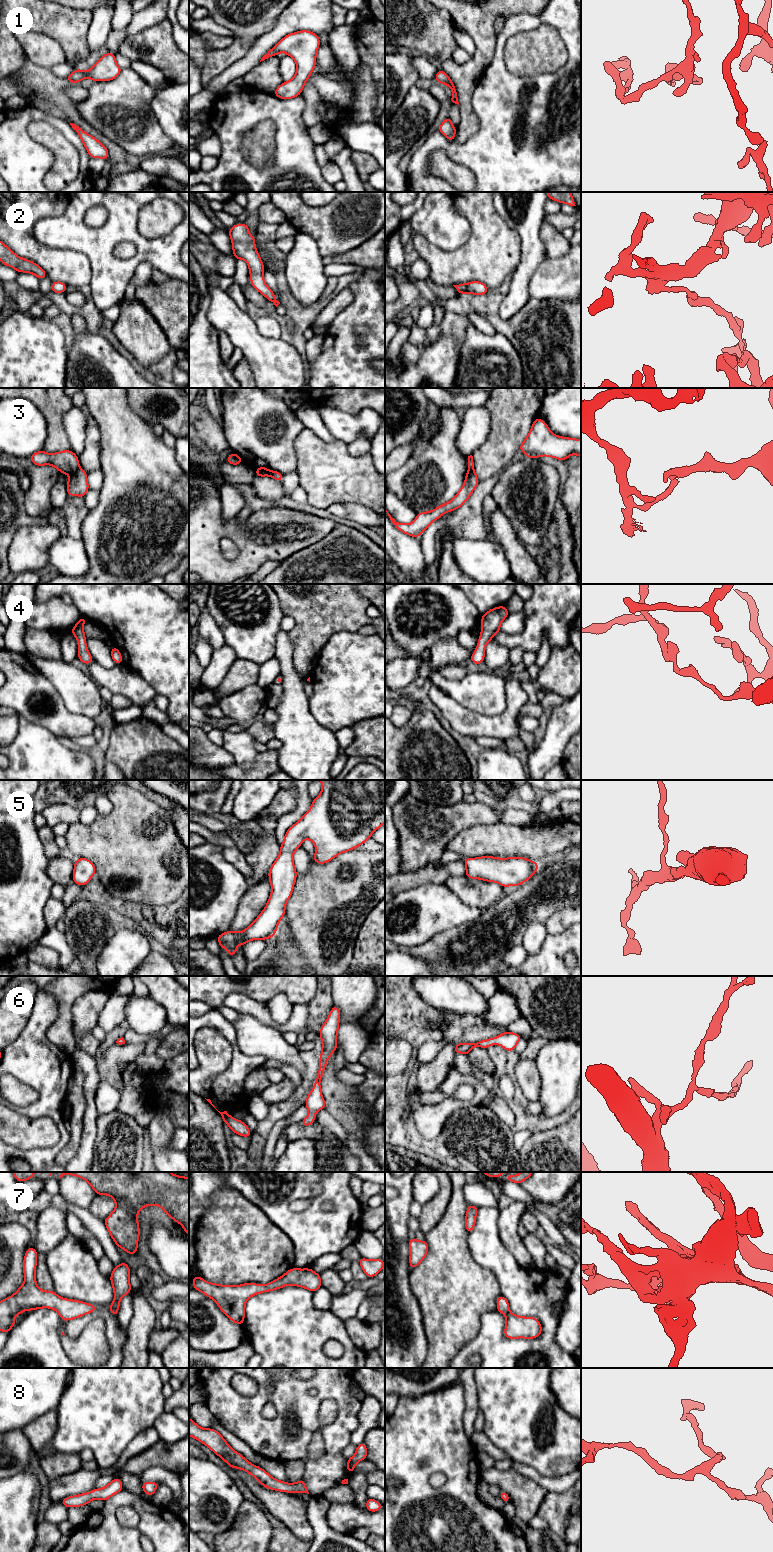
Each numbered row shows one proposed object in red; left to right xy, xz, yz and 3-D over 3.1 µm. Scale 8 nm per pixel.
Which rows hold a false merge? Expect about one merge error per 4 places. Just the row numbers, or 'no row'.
3

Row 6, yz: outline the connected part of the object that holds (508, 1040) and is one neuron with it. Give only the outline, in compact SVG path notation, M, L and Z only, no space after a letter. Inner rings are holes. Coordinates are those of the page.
M506 1031L505 1033L499 1035L498 1037L482 1040L476 1043L456 1043L455 1053L469 1055L470 1050L474 1047L482 1047L487 1049L489 1046L496 1044L499 1044L507 1051L514 1051L515 1046L521 1039L523 1038L519 1034Z

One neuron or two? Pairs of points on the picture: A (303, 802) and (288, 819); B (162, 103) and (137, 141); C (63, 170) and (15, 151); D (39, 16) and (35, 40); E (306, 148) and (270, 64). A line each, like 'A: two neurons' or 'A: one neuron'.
A: one neuron
B: two neurons
C: two neurons
D: two neurons
E: two neurons

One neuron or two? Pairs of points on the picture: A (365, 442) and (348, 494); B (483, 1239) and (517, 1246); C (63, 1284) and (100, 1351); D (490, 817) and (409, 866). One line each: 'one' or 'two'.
A: two
B: two
C: two
D: one

